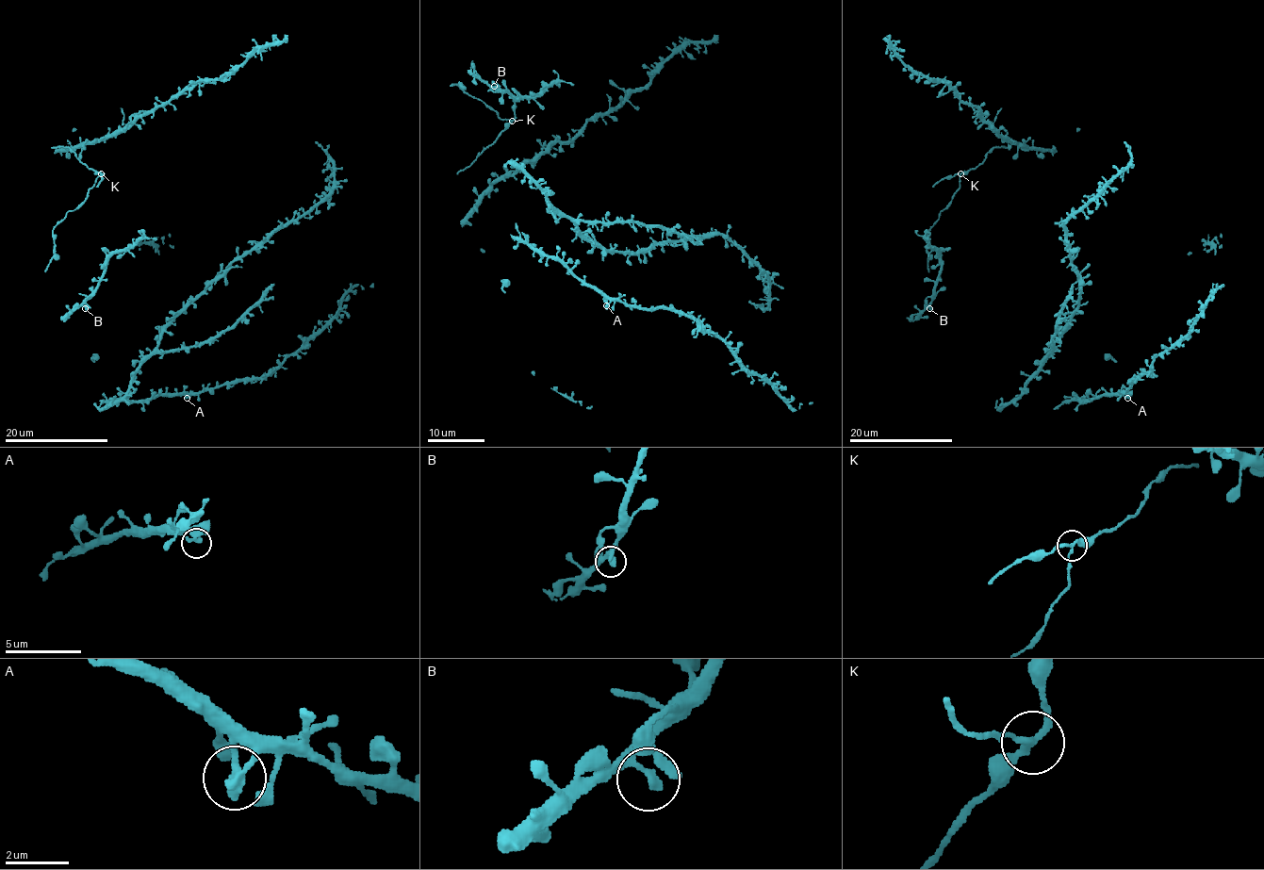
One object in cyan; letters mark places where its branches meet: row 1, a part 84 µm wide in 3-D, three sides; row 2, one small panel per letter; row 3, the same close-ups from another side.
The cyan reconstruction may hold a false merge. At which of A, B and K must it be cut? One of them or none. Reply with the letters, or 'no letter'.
K

